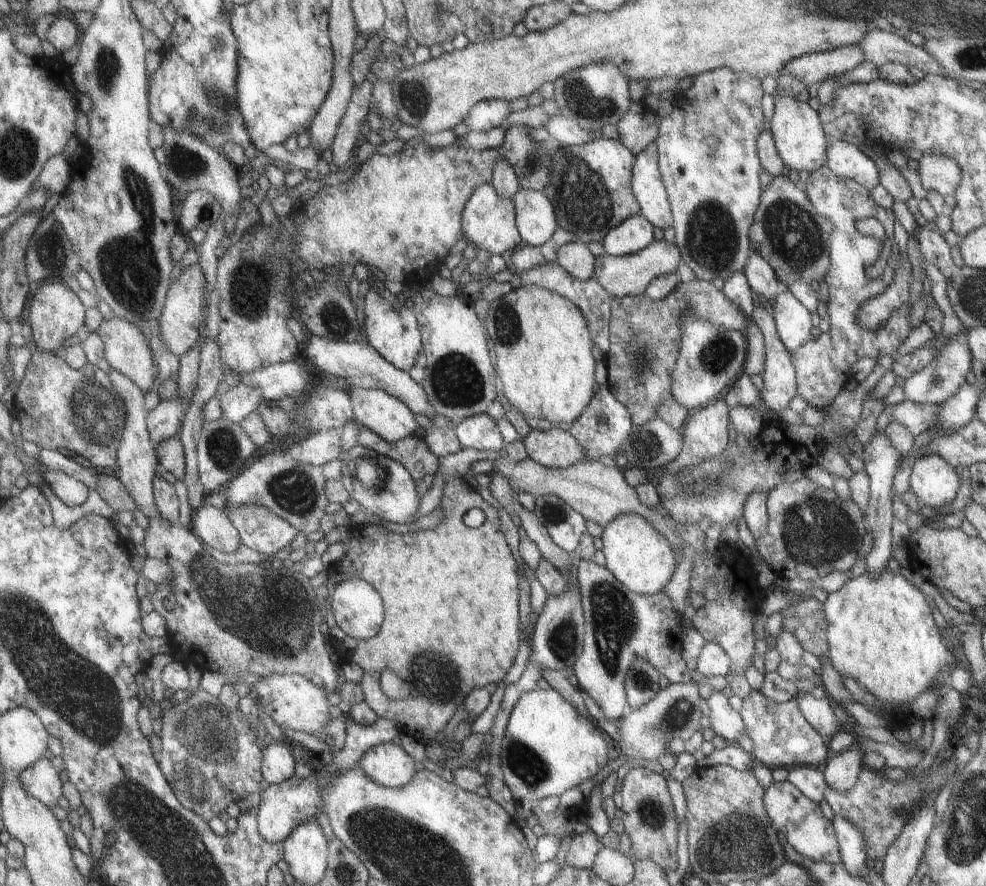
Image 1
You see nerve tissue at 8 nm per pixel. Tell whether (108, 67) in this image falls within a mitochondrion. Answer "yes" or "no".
yes

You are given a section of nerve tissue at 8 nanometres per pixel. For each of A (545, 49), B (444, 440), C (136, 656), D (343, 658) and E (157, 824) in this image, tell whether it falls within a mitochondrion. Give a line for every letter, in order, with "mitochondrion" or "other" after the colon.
A: other
B: other
C: other
D: other
E: mitochondrion

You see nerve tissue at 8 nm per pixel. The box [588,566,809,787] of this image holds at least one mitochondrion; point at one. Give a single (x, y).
(670, 716)

